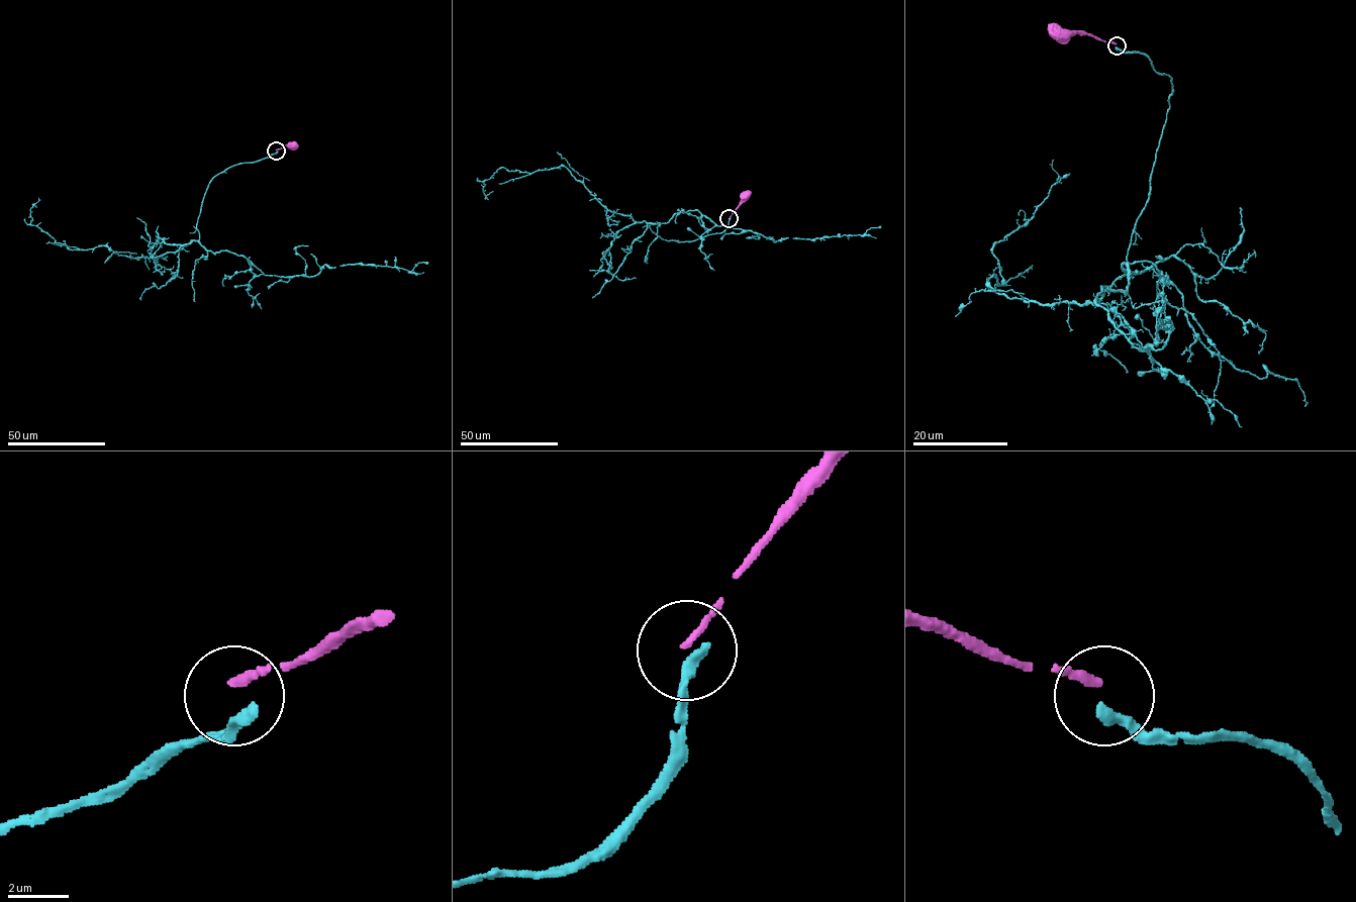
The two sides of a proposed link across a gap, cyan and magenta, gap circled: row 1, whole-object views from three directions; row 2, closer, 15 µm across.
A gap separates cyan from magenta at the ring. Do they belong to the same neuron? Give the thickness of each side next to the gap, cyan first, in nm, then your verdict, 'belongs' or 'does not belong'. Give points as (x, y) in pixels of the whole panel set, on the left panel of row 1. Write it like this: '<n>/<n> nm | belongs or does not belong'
440/240 nm | does not belong

